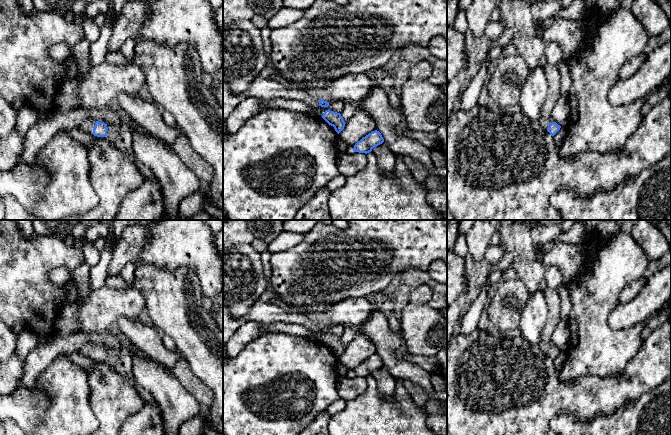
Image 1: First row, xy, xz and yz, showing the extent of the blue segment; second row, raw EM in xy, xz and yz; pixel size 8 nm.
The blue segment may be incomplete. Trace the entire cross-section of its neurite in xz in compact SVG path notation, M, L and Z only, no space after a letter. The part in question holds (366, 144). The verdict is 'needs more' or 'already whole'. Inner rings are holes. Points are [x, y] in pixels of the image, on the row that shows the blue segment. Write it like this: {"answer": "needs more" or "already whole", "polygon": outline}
{"answer": "already whole", "polygon": "M377 130L369 133L354 145L354 152L369 153L372 149L384 142L381 133Z"}

